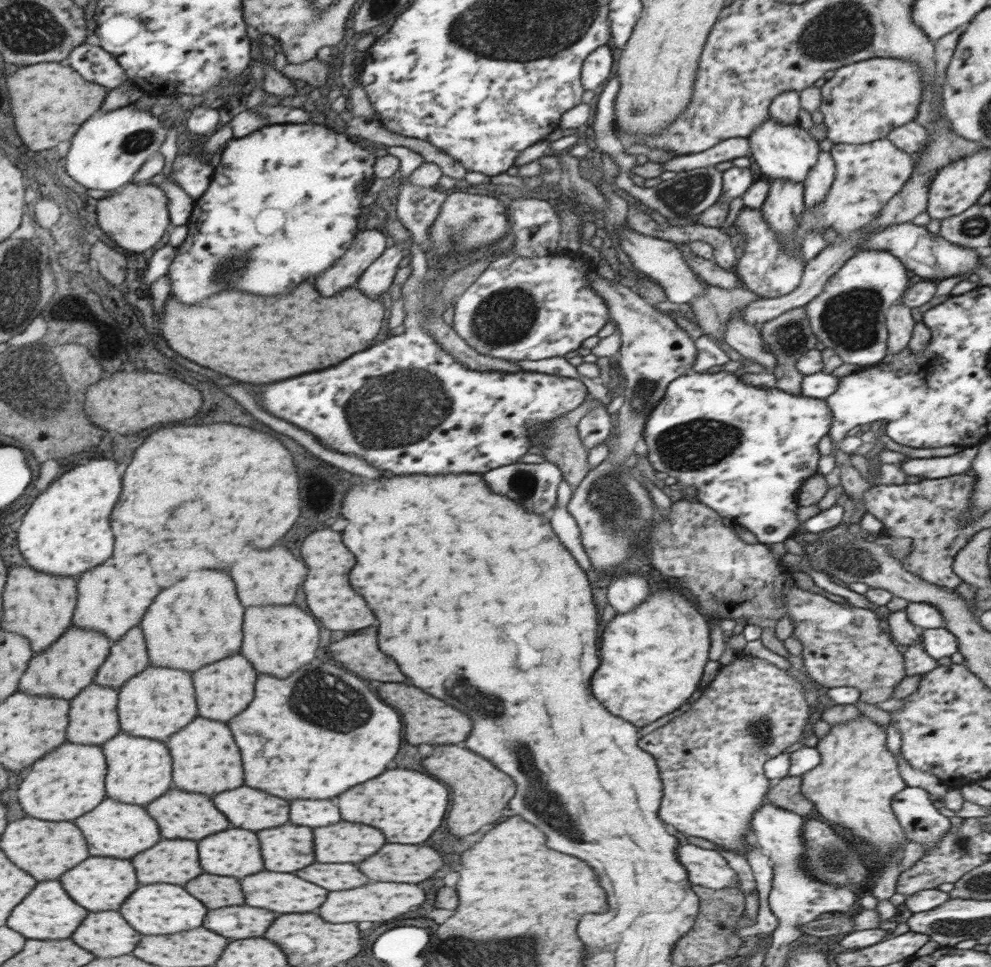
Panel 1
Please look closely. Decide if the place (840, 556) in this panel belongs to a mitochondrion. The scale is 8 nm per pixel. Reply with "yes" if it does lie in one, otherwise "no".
yes

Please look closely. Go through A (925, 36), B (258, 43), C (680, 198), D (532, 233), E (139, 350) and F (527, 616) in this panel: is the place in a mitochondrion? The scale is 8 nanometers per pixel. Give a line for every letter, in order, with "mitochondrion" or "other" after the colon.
A: other
B: other
C: mitochondrion
D: other
E: other
F: other

